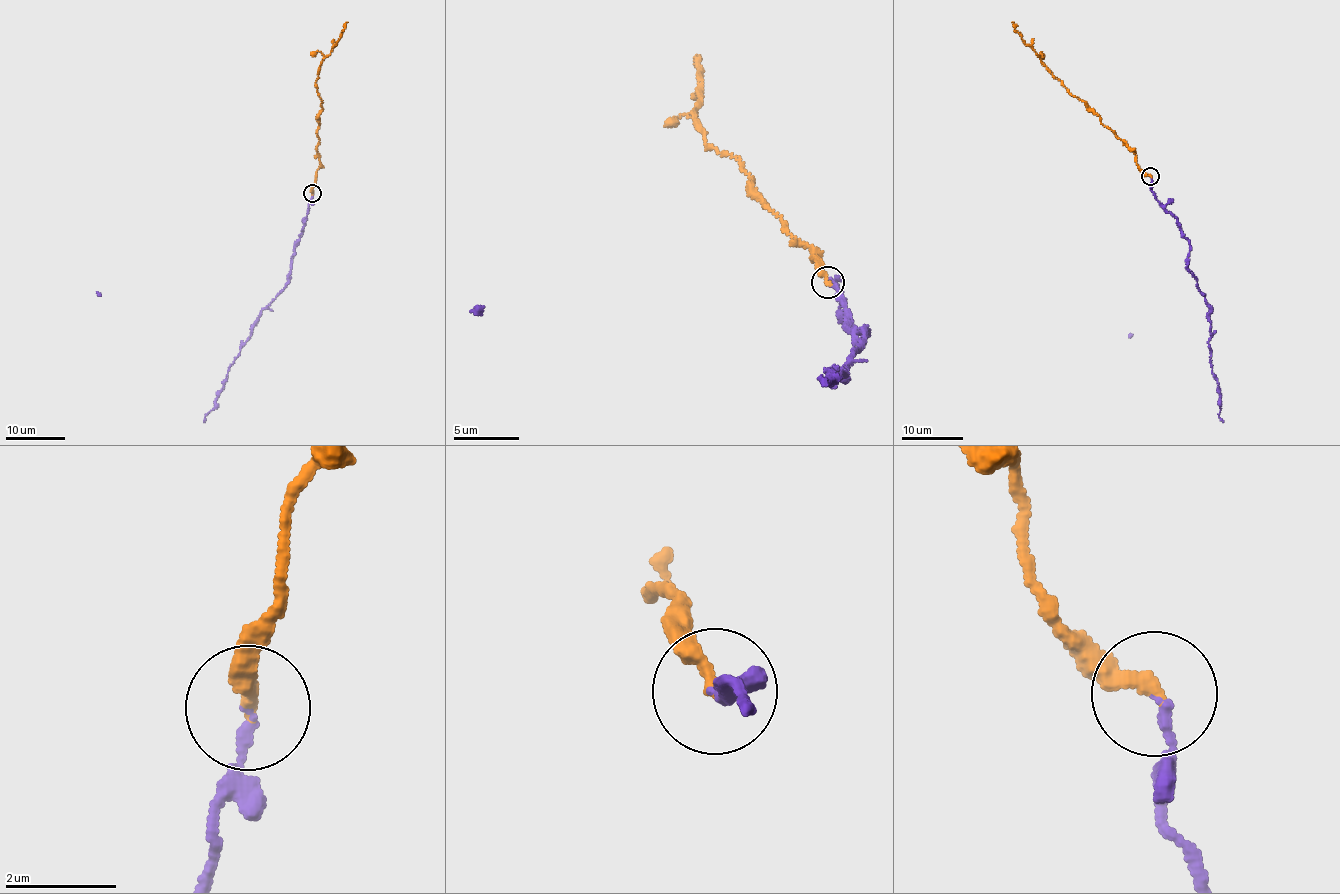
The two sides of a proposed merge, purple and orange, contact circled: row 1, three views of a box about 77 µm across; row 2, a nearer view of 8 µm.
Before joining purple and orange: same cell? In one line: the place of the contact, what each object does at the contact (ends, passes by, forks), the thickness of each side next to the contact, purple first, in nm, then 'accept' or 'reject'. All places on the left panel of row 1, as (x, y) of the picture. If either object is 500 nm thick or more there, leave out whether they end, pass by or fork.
at (312, 193); purple ends there; orange ends there; 170 nm thick on the purple side, 260 nm on the other; accept

